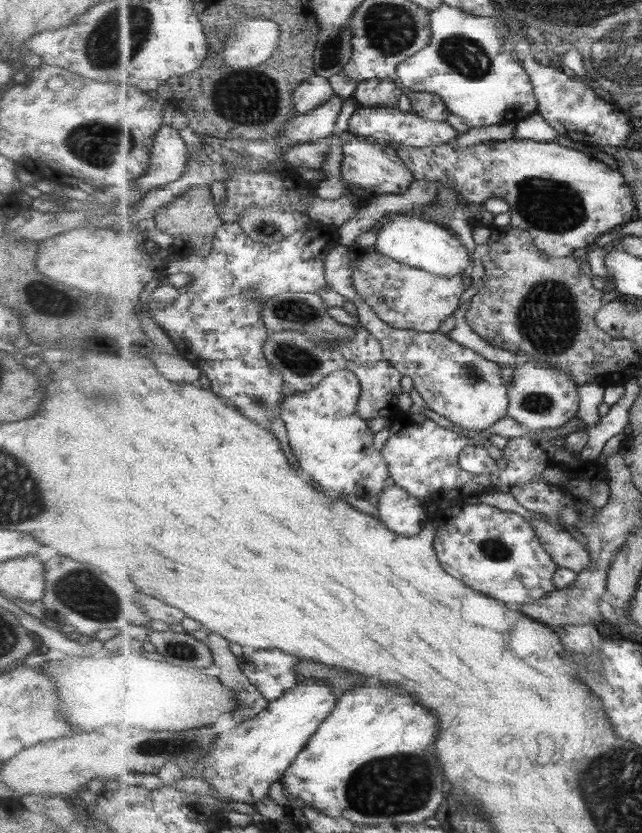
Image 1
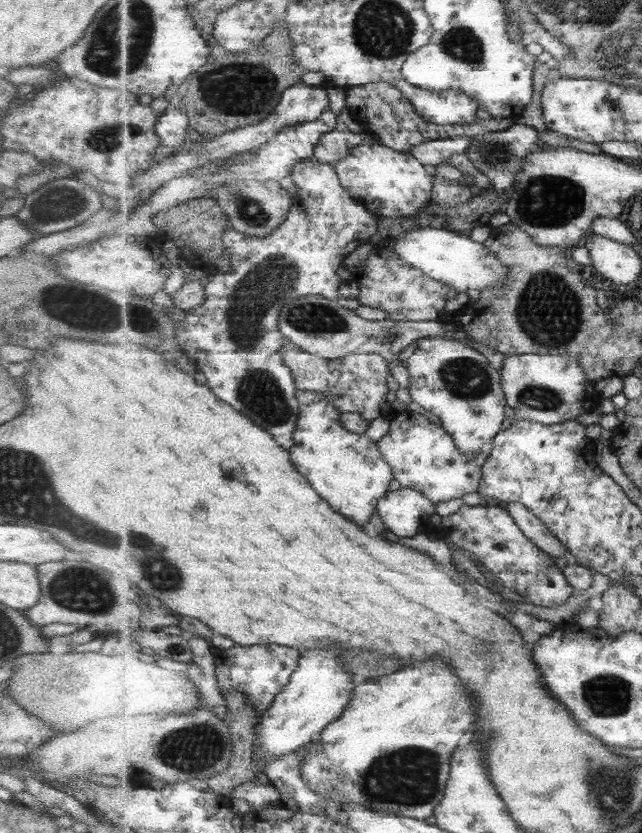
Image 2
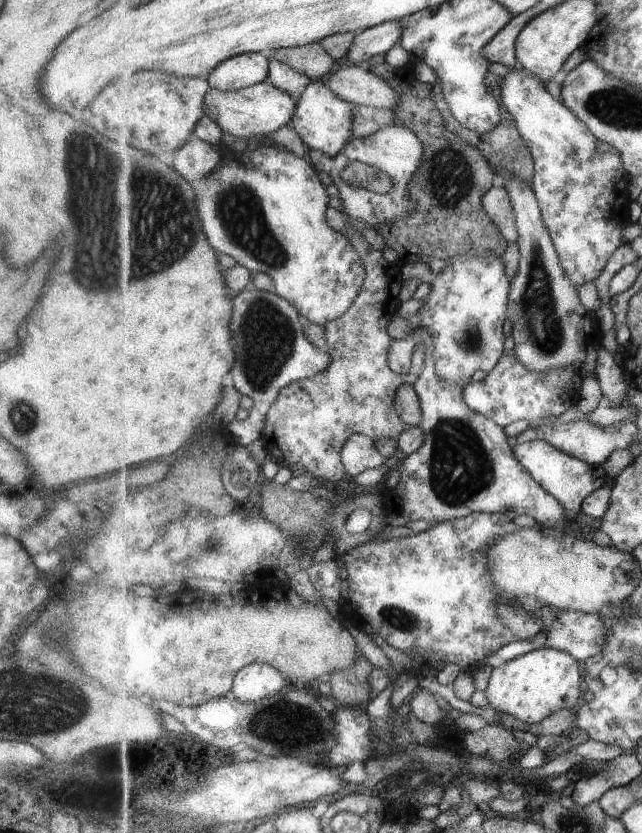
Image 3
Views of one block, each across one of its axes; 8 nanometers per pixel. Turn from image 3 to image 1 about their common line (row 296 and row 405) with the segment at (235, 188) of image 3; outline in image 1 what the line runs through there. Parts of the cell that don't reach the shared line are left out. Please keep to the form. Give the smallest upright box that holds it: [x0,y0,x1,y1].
[279,369,390,499]

